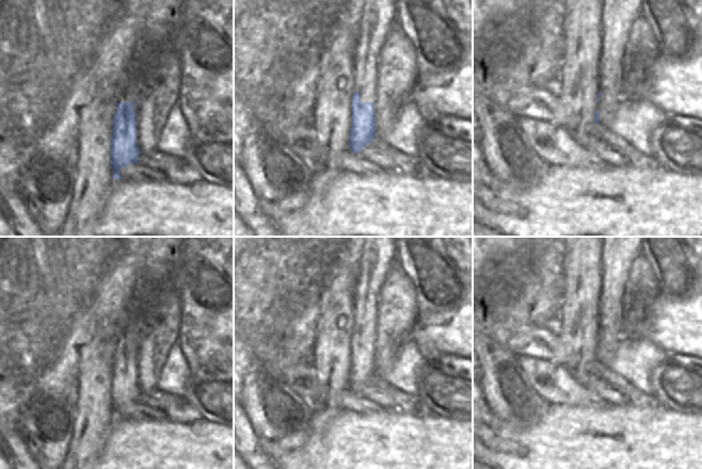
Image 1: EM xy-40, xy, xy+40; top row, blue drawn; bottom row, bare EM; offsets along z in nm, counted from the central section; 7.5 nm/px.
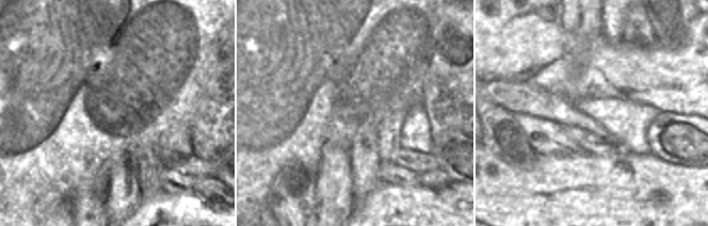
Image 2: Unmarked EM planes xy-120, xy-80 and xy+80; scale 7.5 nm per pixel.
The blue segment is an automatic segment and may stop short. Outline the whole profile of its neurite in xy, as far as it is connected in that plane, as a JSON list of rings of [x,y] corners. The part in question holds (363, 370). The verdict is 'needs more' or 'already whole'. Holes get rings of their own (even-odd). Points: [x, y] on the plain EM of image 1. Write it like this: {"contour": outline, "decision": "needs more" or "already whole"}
{"contour": [[[365,237],[361,256],[361,278],[367,282],[364,301],[356,304],[356,324],[352,336],[352,366],[350,386],[353,392],[362,390],[376,376],[373,341],[361,340],[361,321],[370,320],[380,310],[378,291],[393,269],[397,248],[394,237]]], "decision": "needs more"}

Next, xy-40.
{"contour": [[[134,340],[118,341],[113,357],[111,376],[111,406],[113,418],[123,418],[121,407],[129,403],[139,403],[141,389],[137,381],[137,353]]], "decision": "already whole"}

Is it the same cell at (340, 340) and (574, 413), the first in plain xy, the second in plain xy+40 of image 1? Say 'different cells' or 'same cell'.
different cells

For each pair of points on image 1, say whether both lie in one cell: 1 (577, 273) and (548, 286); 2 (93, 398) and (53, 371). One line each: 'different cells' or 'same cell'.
1: different cells
2: different cells

